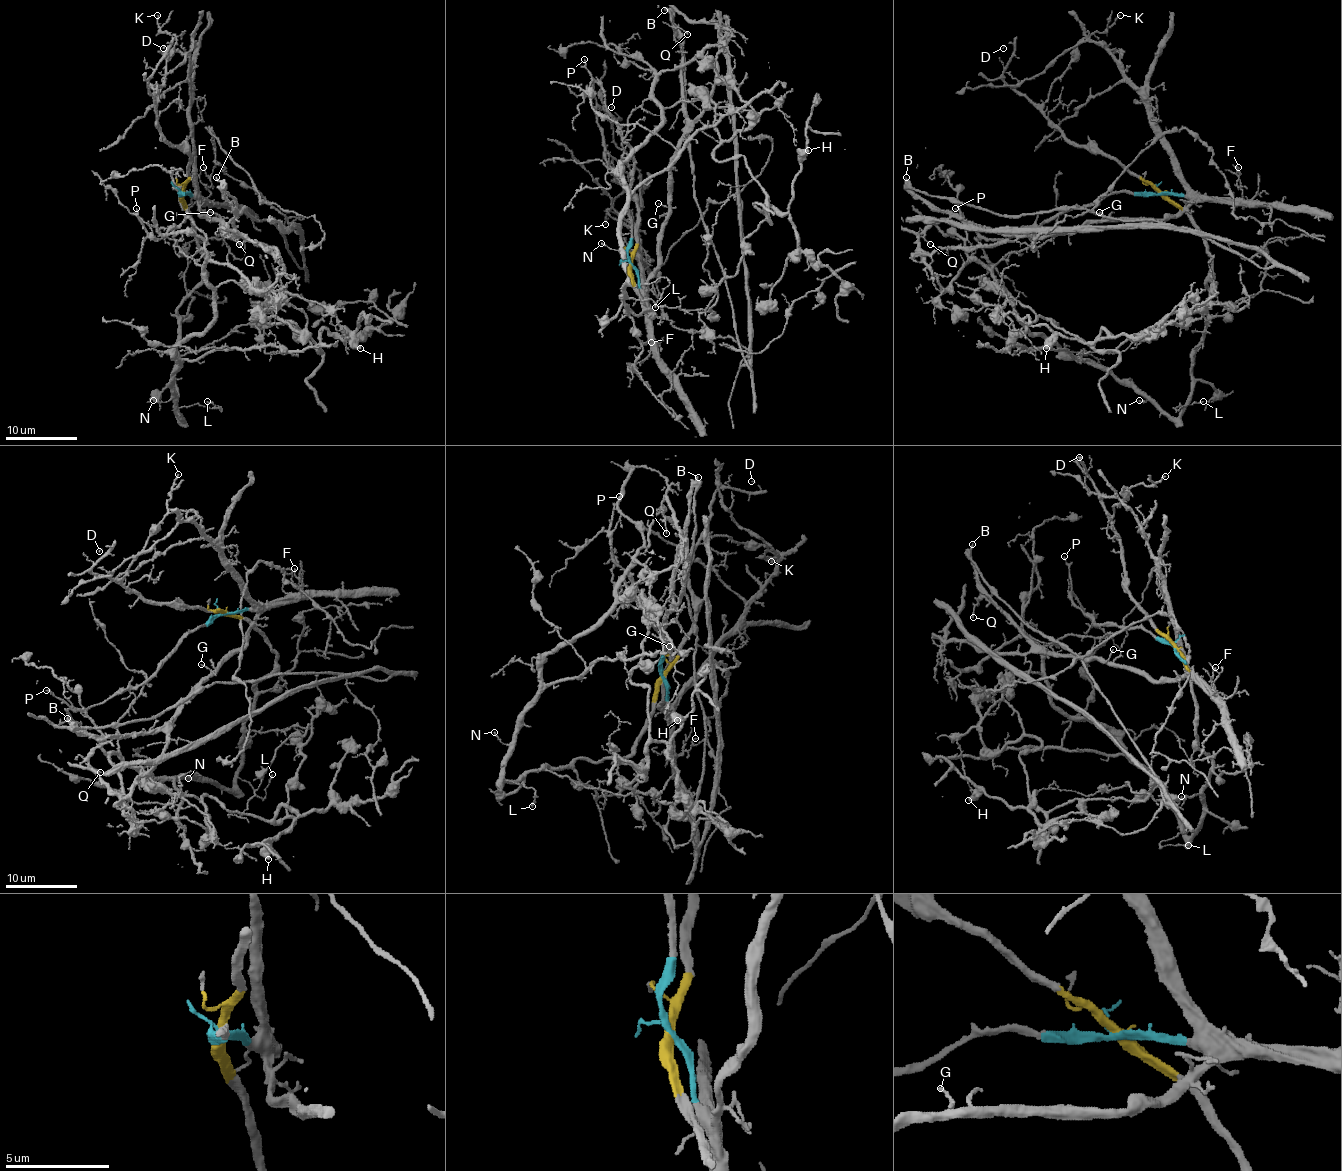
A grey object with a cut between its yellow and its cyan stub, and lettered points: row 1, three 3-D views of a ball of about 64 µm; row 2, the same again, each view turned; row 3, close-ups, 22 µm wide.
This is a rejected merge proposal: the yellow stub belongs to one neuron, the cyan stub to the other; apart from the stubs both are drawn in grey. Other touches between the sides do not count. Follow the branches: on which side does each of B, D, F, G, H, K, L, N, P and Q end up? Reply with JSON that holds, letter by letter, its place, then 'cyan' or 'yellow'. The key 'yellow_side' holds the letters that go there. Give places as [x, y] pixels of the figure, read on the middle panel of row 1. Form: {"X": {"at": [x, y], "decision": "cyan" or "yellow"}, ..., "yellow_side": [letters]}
{"B": {"at": [664, 10], "decision": "cyan"}, "D": {"at": [611, 107], "decision": "yellow"}, "F": {"at": [651, 342], "decision": "cyan"}, "G": {"at": [658, 203], "decision": "cyan"}, "H": {"at": [808, 150], "decision": "yellow"}, "K": {"at": [605, 224], "decision": "yellow"}, "L": {"at": [655, 307], "decision": "yellow"}, "N": {"at": [601, 243], "decision": "yellow"}, "P": {"at": [584, 59], "decision": "cyan"}, "Q": {"at": [687, 34], "decision": "cyan"}, "yellow_side": ["D", "H", "K", "L", "N"]}

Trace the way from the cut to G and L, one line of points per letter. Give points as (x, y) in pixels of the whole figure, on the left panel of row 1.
G: (182, 193), (191, 195), (198, 213), (220, 218), (211, 211)
L: (182, 193), (203, 259), (203, 277), (178, 311), (175, 404), (221, 408), (207, 401)

